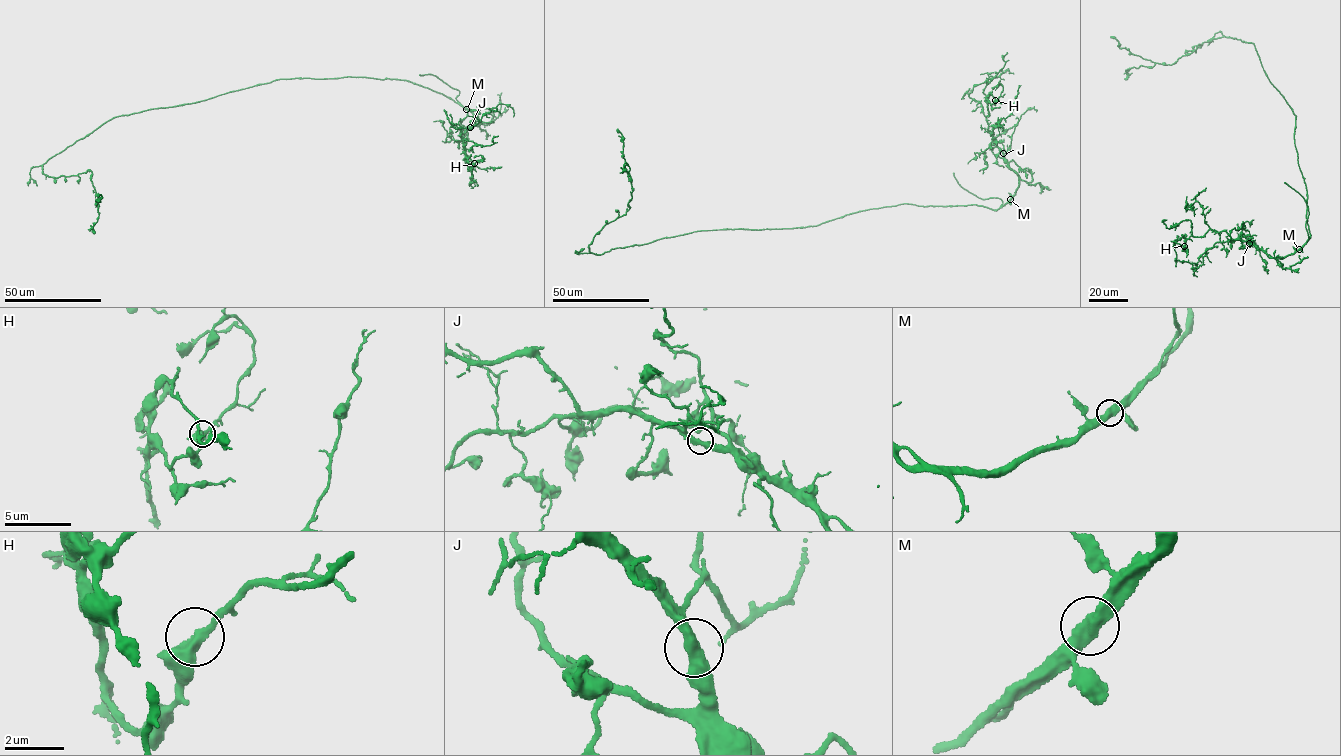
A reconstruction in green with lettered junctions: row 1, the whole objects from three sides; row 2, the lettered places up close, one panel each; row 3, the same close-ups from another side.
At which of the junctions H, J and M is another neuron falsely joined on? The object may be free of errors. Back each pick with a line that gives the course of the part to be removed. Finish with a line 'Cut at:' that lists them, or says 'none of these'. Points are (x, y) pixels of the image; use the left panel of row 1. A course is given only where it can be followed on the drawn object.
Cut at: none of these

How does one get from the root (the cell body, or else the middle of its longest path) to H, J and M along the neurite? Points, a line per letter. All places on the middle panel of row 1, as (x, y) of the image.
H: (809, 226), (860, 211), (907, 203), (1000, 208), (1014, 194), (1019, 177), (988, 131), (987, 104), (995, 100)
J: (809, 226), (860, 211), (907, 203), (975, 204), (997, 209), (1014, 194), (1019, 183), (1003, 153)
M: (809, 226), (860, 211), (898, 204), (975, 204), (996, 210), (1010, 199)

